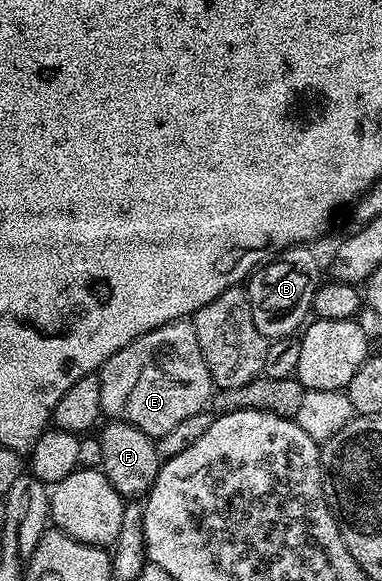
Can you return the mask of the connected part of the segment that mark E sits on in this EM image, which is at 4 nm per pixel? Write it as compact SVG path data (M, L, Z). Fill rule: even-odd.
M191 318L175 319L158 329L150 329L150 333L142 333L142 337L130 341L130 345L118 349L114 357L107 359L98 374L102 385L103 414L109 420L117 419L134 425L153 437L170 433L170 429L186 421L186 417L194 417L194 413L205 410L214 394L210 369L206 369L206 357L202 357L202 349L198 349L198 333Z

